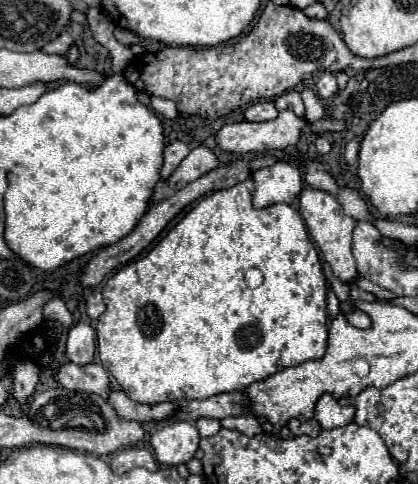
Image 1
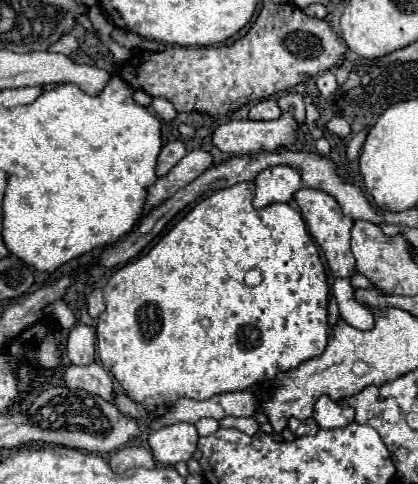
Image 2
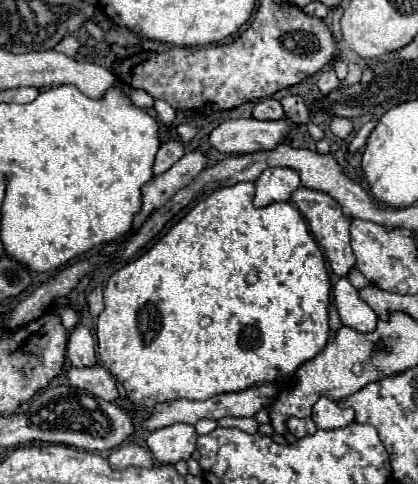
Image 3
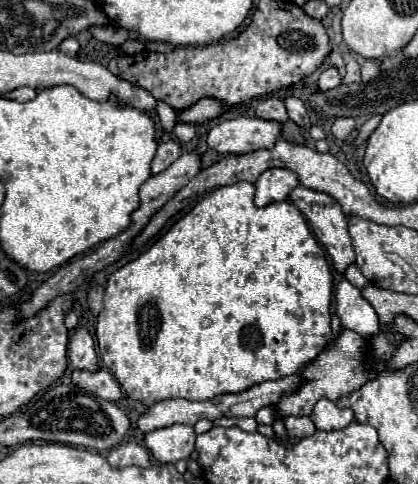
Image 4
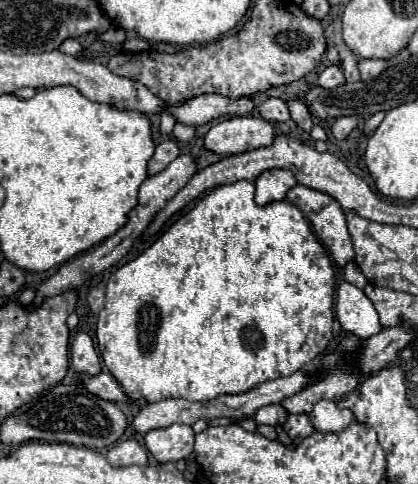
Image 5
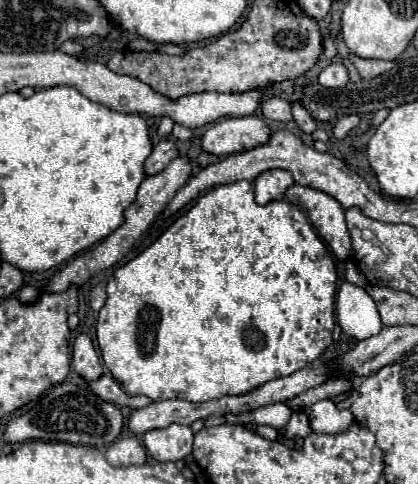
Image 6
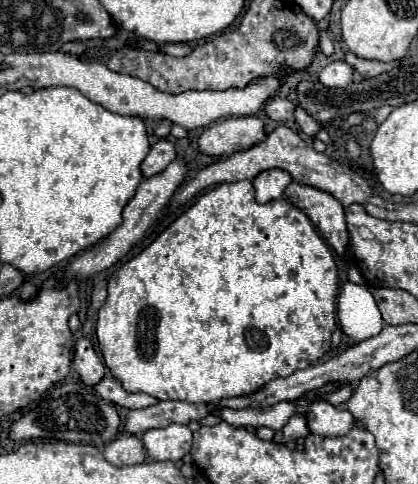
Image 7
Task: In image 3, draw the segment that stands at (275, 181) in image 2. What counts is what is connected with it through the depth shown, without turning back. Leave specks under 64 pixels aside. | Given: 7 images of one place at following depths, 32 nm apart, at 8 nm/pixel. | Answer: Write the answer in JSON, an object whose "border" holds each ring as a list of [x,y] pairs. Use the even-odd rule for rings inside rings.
{"border":[[[268,168],[256,180],[254,206],[264,208],[272,202],[288,202],[292,192],[300,186],[300,176],[292,168]]]}

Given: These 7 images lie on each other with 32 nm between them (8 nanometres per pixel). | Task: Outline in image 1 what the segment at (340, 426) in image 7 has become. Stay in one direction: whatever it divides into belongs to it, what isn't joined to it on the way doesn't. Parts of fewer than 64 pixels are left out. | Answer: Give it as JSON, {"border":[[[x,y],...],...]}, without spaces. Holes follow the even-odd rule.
{"border":[[[324,394],[316,404],[314,418],[320,422],[322,428],[338,428],[352,422],[354,406],[342,406],[332,394]]]}

